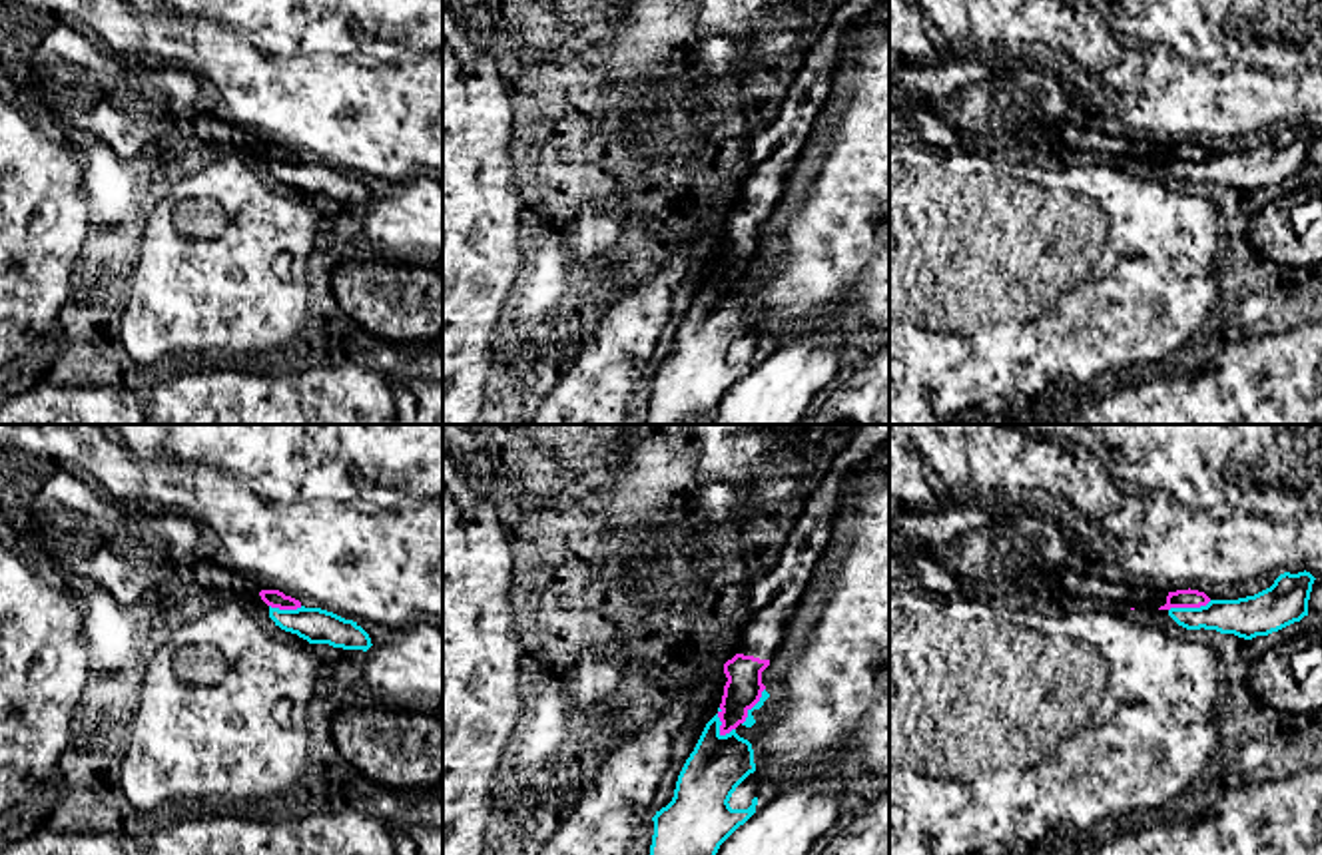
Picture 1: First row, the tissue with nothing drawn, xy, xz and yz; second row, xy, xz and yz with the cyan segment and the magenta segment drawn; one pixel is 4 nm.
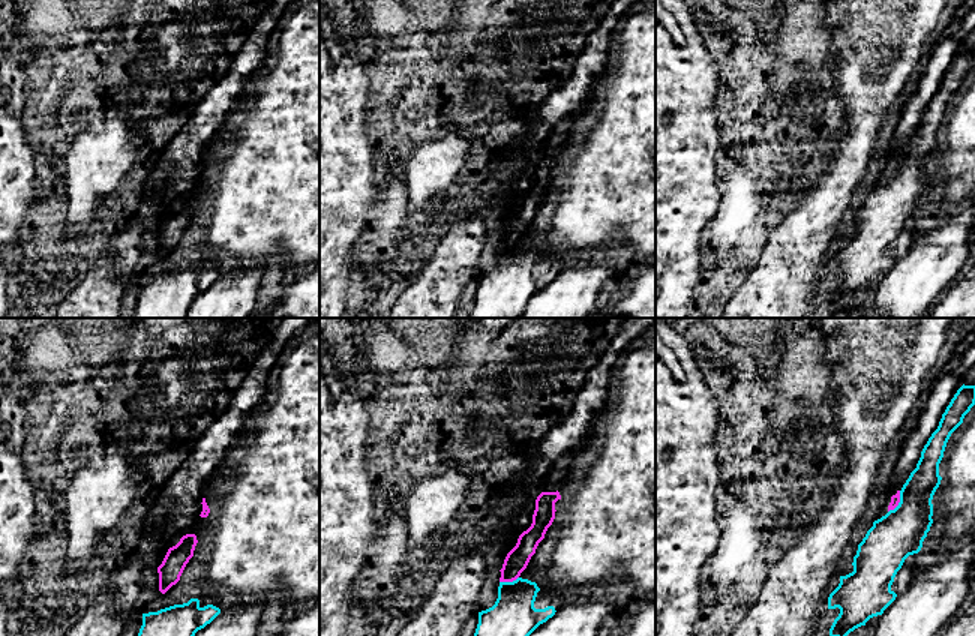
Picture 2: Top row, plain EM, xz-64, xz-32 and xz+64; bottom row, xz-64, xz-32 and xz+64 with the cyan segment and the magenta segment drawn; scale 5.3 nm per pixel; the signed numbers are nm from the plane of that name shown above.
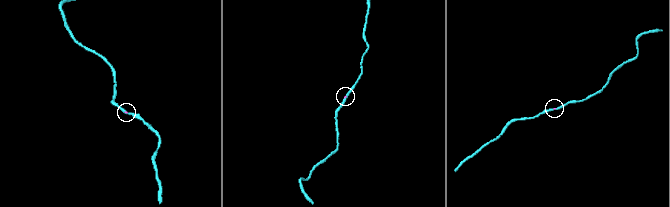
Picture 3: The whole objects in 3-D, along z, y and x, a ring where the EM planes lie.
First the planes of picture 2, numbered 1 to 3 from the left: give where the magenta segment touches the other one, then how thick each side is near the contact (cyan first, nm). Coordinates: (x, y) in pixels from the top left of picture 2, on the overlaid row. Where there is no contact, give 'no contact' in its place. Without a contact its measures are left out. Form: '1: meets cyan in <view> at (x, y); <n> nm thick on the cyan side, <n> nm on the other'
1: no contact
2: meets cyan in xz-32 at (509, 582); 240 nm thick on the cyan side, 120 nm on the other
3: meets cyan in xz+64 at (899, 503); 260 nm thick on the cyan side, 50 nm on the other

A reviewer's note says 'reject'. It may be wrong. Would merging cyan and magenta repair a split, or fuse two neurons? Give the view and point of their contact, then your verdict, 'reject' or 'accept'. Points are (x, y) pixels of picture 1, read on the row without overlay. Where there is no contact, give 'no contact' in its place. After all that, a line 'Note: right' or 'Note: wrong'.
contact xz (720, 276); reject
Note: right

